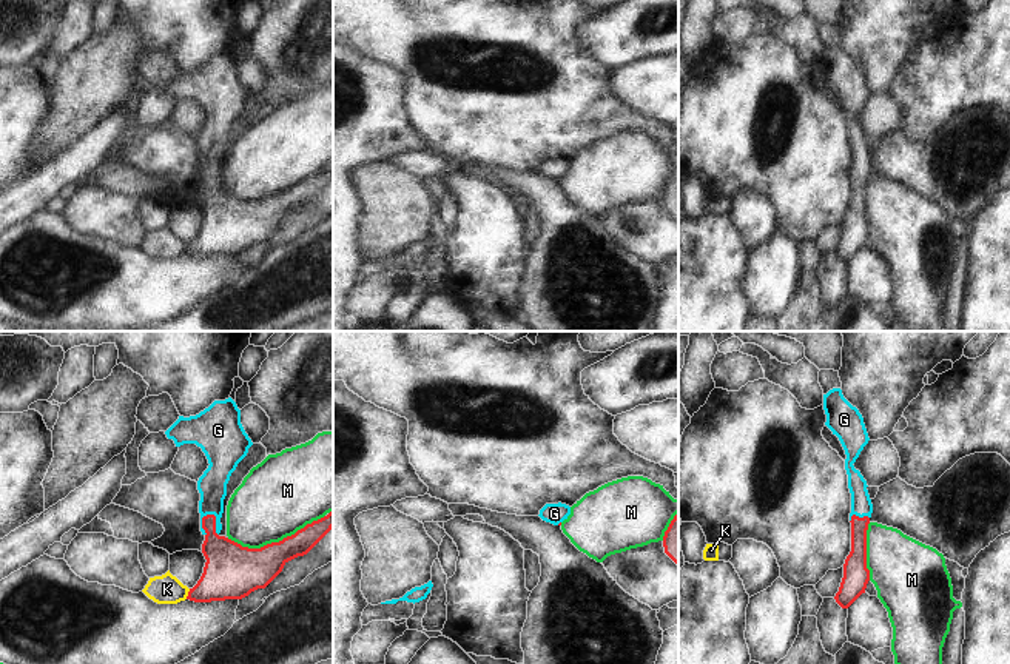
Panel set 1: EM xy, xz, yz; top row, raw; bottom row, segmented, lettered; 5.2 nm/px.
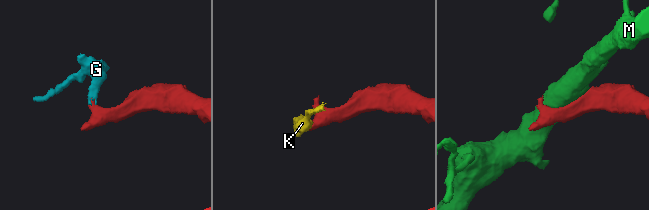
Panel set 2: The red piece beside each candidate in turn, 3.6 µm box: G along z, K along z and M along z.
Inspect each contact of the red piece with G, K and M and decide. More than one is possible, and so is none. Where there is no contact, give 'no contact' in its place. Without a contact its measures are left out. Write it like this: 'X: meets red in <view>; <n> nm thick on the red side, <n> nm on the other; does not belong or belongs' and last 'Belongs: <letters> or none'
G: meets red in xy; 240 nm thick on the red side, 150 nm on the other; belongs
K: meets red in xy; 280 nm thick on the red side, 160 nm on the other; does not belong
M: meets red in xy; 260 nm thick on the red side, 400 nm on the other; does not belong
Belongs: G

